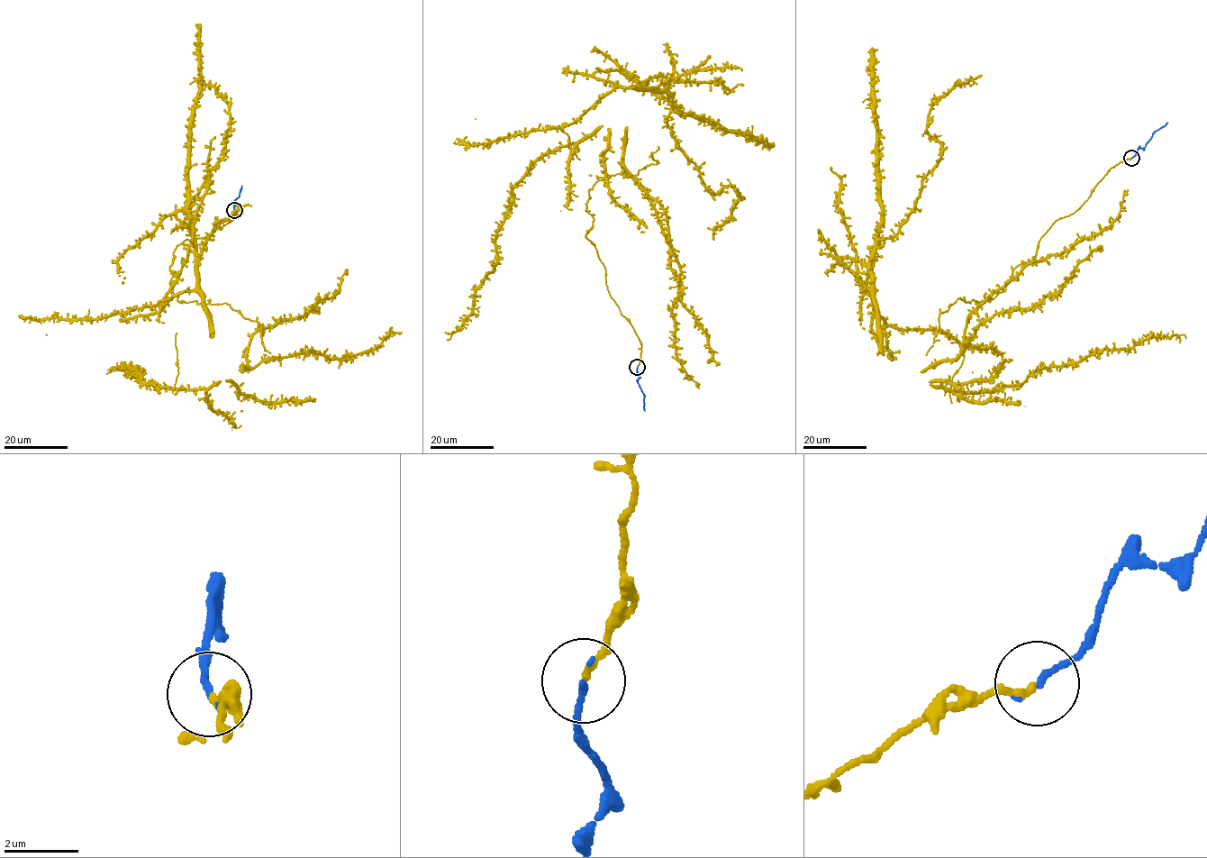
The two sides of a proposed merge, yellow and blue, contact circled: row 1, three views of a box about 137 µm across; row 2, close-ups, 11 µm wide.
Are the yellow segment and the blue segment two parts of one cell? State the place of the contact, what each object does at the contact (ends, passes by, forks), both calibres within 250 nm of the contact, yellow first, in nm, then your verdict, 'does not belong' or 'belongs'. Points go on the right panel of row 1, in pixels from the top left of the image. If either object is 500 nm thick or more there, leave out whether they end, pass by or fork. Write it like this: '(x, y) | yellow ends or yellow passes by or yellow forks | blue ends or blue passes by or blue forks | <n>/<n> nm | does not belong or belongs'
(1131, 158) | yellow ends | blue ends | 180/150 nm | belongs

